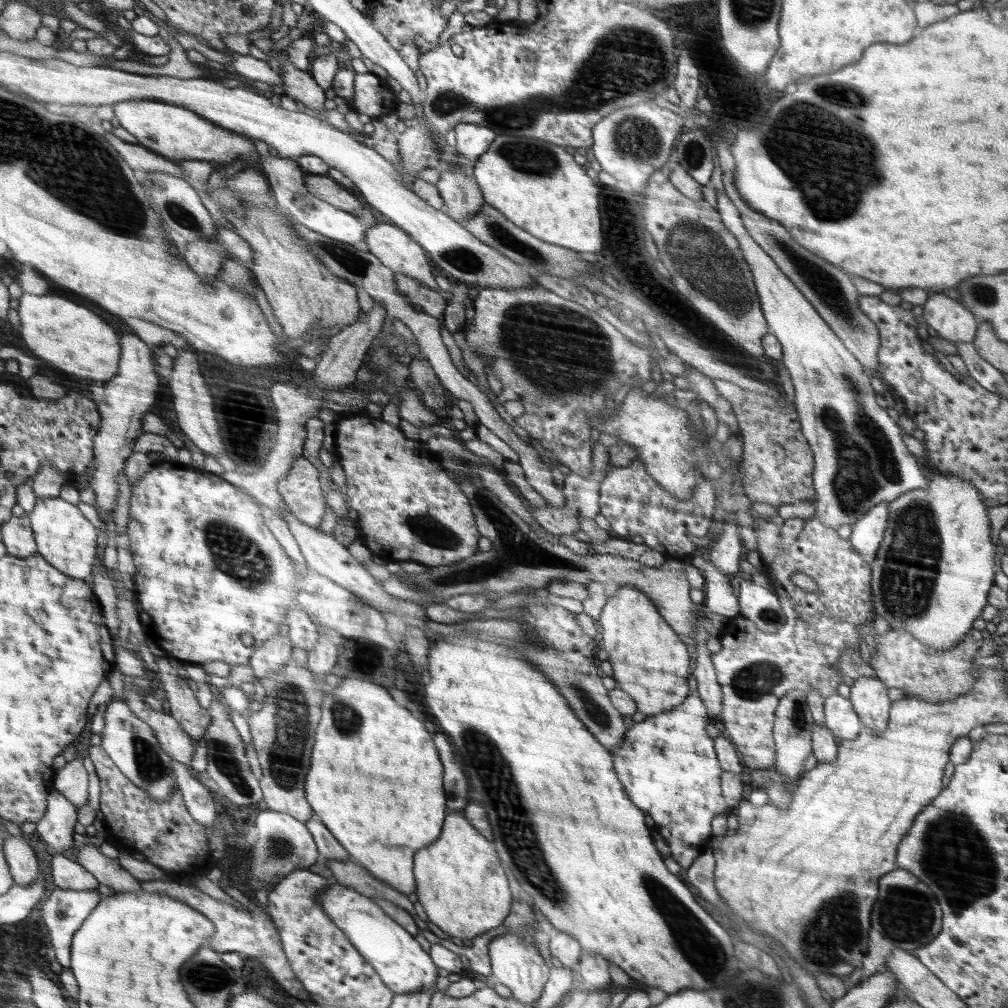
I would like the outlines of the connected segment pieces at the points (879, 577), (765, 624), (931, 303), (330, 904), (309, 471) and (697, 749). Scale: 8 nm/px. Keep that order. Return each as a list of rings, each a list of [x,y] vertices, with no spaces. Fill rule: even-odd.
[[[932,470],[928,489],[916,489],[901,494],[896,501],[889,502],[889,524],[885,530],[885,540],[877,552],[877,557],[872,561],[872,590],[874,590],[874,608],[878,617],[884,618],[892,629],[902,629],[917,638],[924,647],[937,651],[947,651],[956,648],[960,639],[972,630],[972,622],[978,618],[982,608],[989,603],[988,592],[991,592],[992,578],[994,578],[994,544],[990,540],[990,519],[988,518],[988,506],[984,504],[984,495],[976,490],[970,482],[964,482],[962,478],[950,475],[941,475]]]
[[[743,580],[737,594],[741,617],[748,618],[766,633],[776,632],[788,620],[776,595],[752,580]]]
[[[944,292],[930,296],[922,308],[924,325],[935,330],[940,338],[953,344],[976,340],[980,327],[976,317],[962,303],[944,296]]]
[[[340,883],[330,884],[330,887],[326,887],[318,897],[326,914],[345,931],[362,958],[375,968],[382,982],[396,995],[420,992],[436,985],[439,975],[432,957],[424,952],[418,941],[400,924],[394,922],[372,898]]]
[[[303,456],[295,458],[288,476],[277,483],[277,489],[300,522],[318,528],[326,505],[320,489],[319,472],[312,463]]]
[[[690,691],[689,697],[669,712],[665,711],[634,723],[626,732],[622,750],[614,750],[614,758],[618,758],[618,774],[622,774],[626,790],[630,790],[630,798],[634,798],[634,802],[638,802],[638,806],[642,806],[646,814],[650,814],[656,831],[670,847],[670,855],[681,868],[686,869],[700,854],[700,846],[710,838],[712,819],[726,812],[727,802],[721,791],[723,770],[717,758],[715,742],[706,732],[708,718],[708,708],[701,695],[698,691]]]

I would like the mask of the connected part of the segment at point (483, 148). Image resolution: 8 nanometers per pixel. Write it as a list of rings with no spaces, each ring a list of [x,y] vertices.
[[[465,123],[455,128],[456,152],[475,164],[497,139],[497,133],[488,126]]]

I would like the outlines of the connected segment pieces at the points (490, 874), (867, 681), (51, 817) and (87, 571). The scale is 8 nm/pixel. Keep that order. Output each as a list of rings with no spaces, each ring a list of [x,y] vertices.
[[[464,810],[450,812],[442,838],[418,852],[416,888],[418,901],[433,922],[445,933],[456,938],[473,940],[487,930],[496,929],[511,914],[512,894],[508,878],[500,866],[500,858],[490,842],[478,834]]]
[[[860,677],[850,687],[849,701],[864,726],[879,733],[889,724],[889,710],[893,702],[888,698],[888,689],[878,678]]]
[[[54,789],[49,796],[49,810],[45,818],[40,821],[37,826],[37,832],[41,838],[50,846],[49,851],[54,854],[66,852],[71,849],[75,851],[76,840],[76,824],[78,824],[79,806],[76,802],[72,802],[65,794],[58,789]]]
[[[39,498],[30,515],[39,544],[39,554],[74,578],[94,576],[98,561],[98,528],[84,516],[78,505],[58,498]]]

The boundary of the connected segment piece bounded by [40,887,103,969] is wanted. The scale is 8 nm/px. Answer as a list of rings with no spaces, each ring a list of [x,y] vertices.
[[[58,887],[42,906],[40,914],[42,914],[50,930],[57,959],[64,969],[72,967],[73,942],[76,933],[84,926],[88,917],[99,907],[102,901],[102,891],[99,889],[78,891]]]

